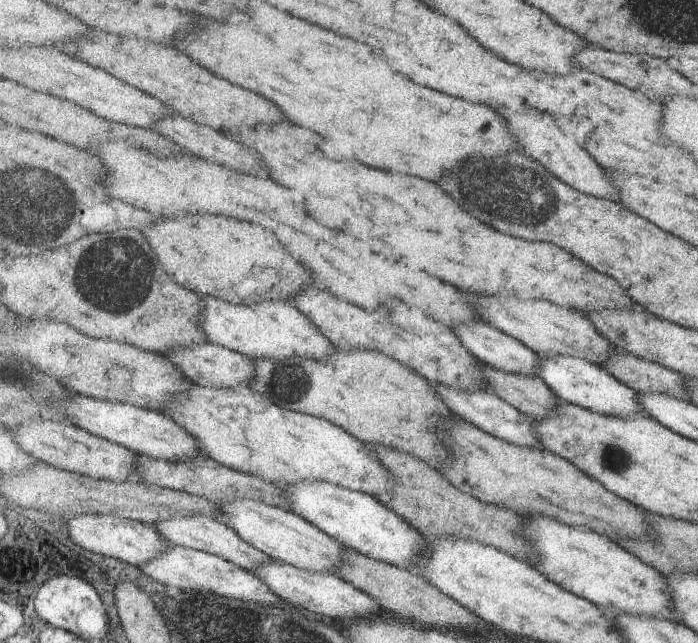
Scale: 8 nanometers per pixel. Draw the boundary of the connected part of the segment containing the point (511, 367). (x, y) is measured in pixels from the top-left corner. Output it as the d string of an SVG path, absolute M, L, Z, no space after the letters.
M484 321L467 322L467 324L459 324L455 328L454 334L459 336L459 340L467 346L467 350L471 350L471 353L483 360L483 363L491 365L497 370L532 377L537 377L537 374L539 374L542 357L535 354L530 347L525 346L519 339L513 338L494 325L487 324Z

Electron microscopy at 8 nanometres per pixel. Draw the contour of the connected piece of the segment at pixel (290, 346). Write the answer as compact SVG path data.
M206 296L207 312L203 329L211 343L246 354L251 359L284 361L291 357L325 360L337 352L335 344L323 335L319 326L311 322L299 308L287 302L261 302L261 304L236 305L212 296Z

